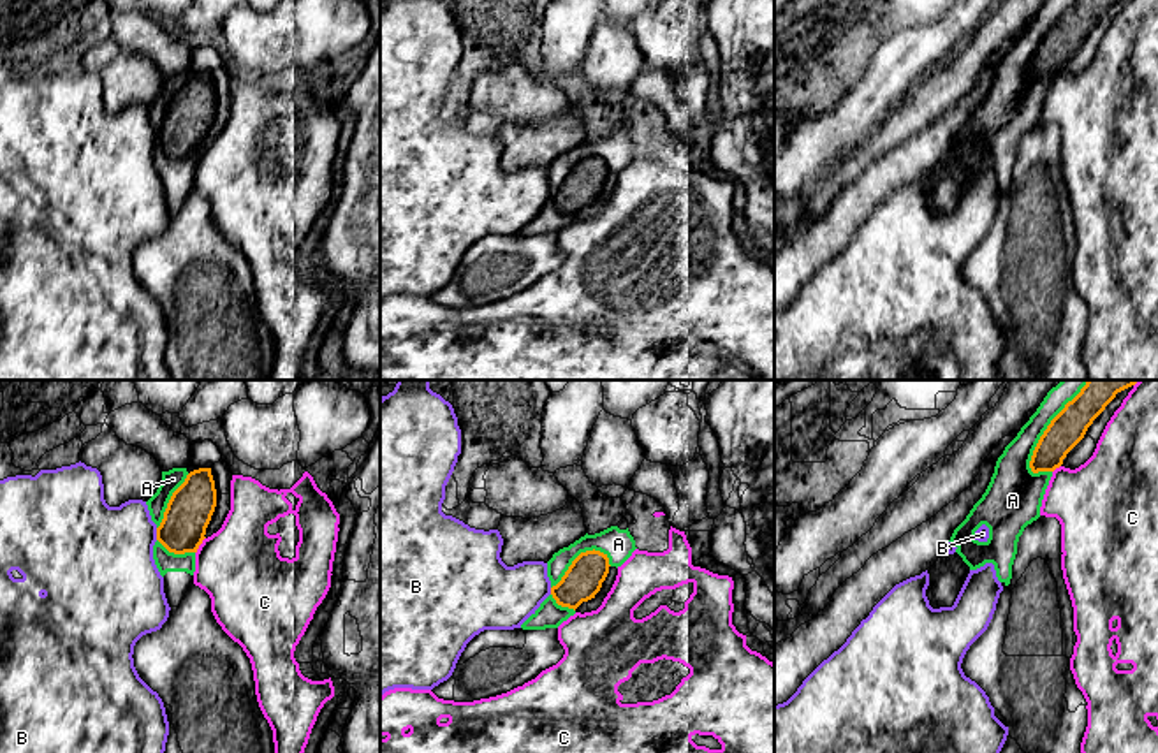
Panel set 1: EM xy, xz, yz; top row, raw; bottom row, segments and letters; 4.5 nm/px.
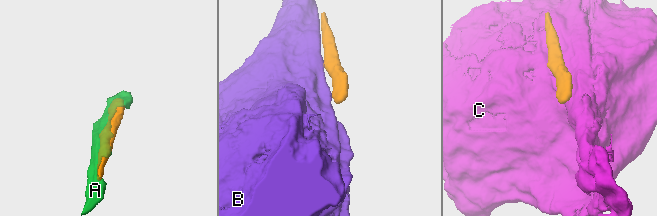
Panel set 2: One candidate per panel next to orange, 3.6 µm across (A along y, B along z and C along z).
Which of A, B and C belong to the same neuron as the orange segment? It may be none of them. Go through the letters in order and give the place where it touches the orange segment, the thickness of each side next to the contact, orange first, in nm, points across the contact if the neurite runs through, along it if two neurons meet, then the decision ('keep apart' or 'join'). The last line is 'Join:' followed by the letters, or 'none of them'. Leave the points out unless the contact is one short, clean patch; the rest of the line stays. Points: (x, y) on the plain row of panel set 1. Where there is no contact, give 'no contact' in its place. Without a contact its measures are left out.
A: contact yz (1044, 39); calibres 160 and 180 nm; join
B: contact xy (157, 139); calibres 200 and 440 nm; border xy (155, 134), (157, 145); keep apart
C: contact xy (199, 150); calibres 200 and 380 nm; keep apart
Join: A

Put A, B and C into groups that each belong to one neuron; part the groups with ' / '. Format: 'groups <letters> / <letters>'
groups A / B / C

